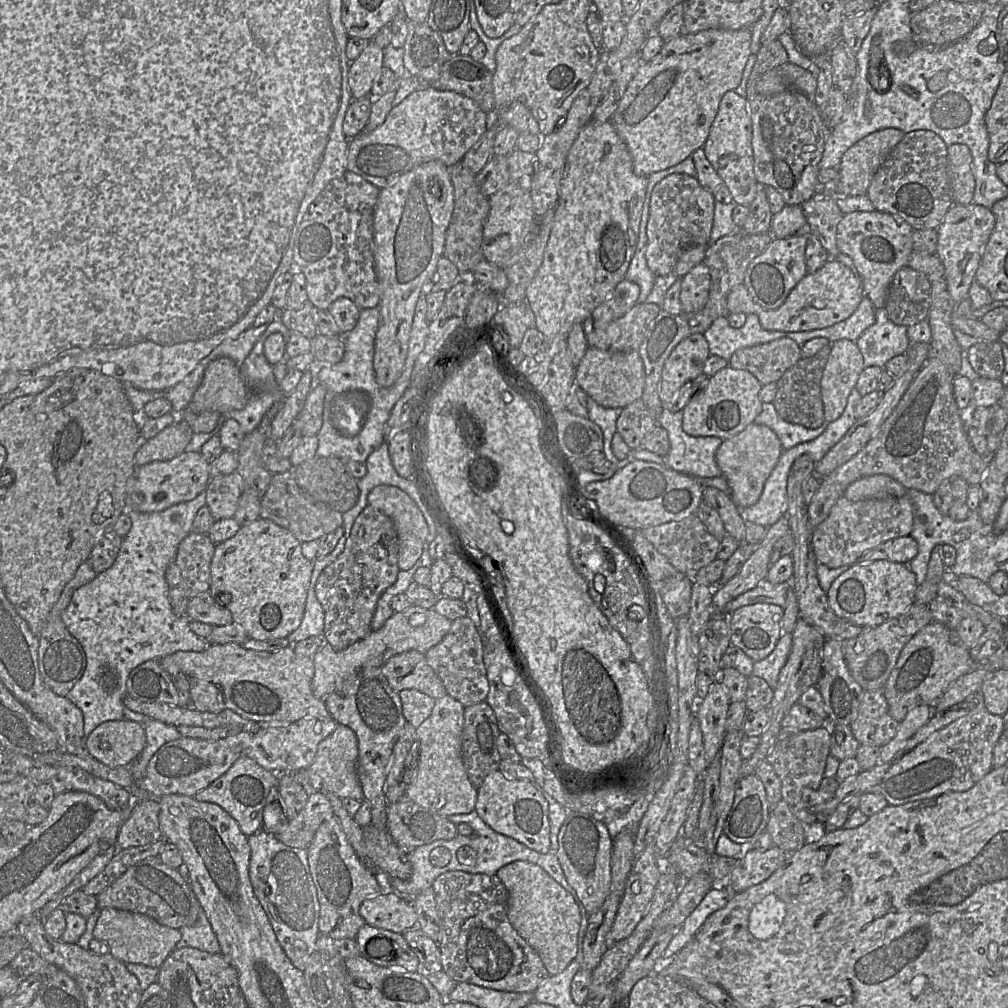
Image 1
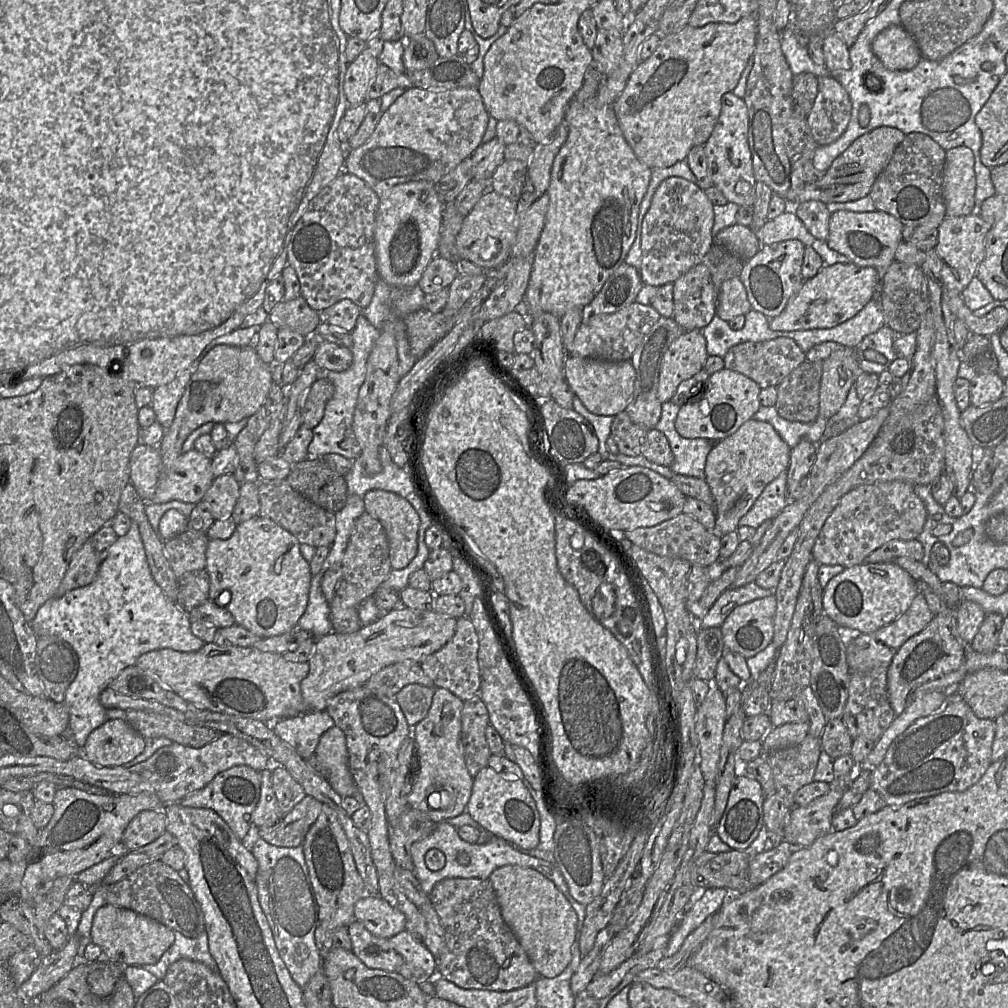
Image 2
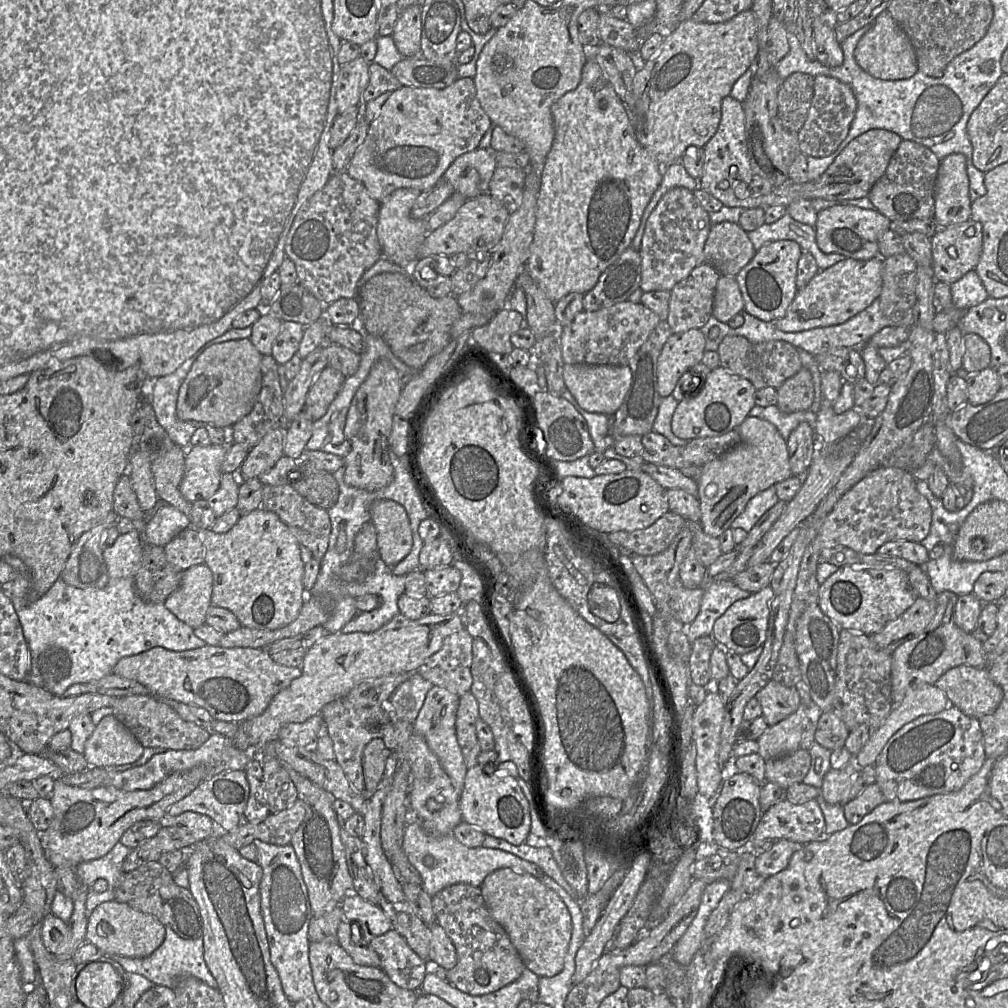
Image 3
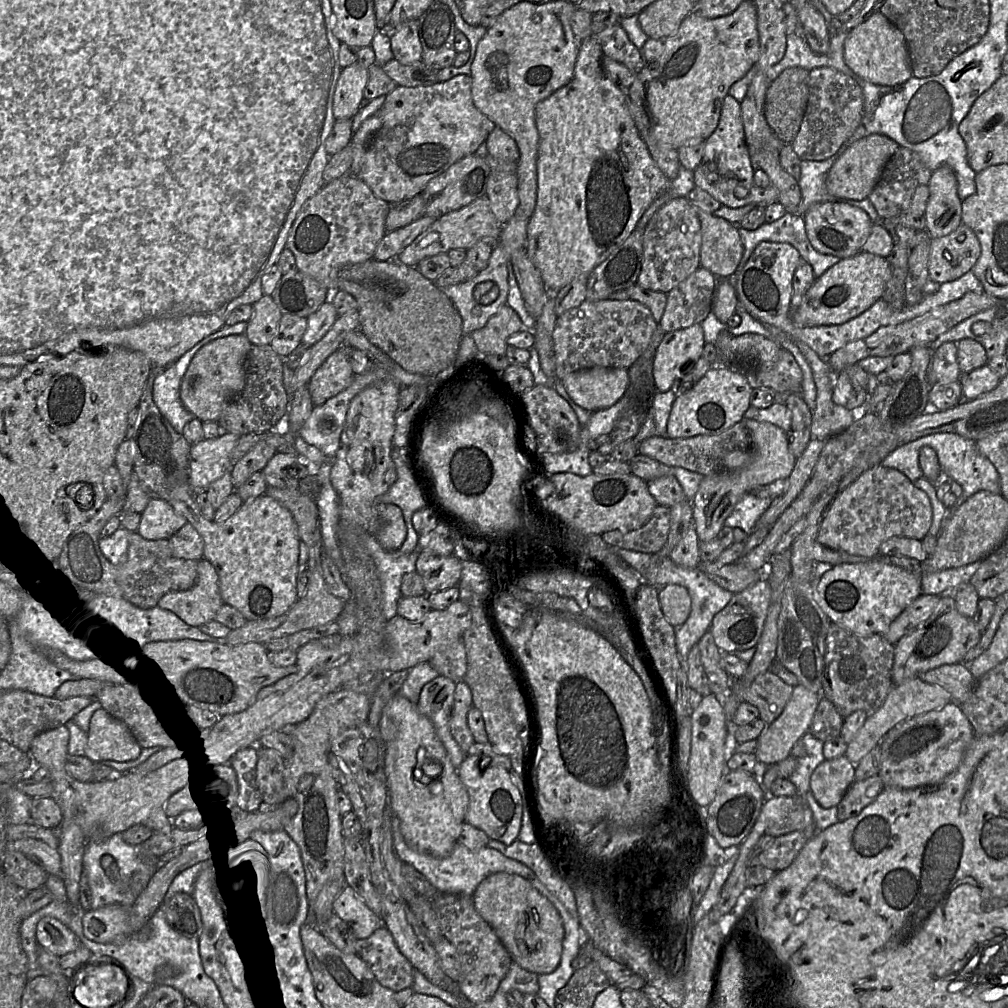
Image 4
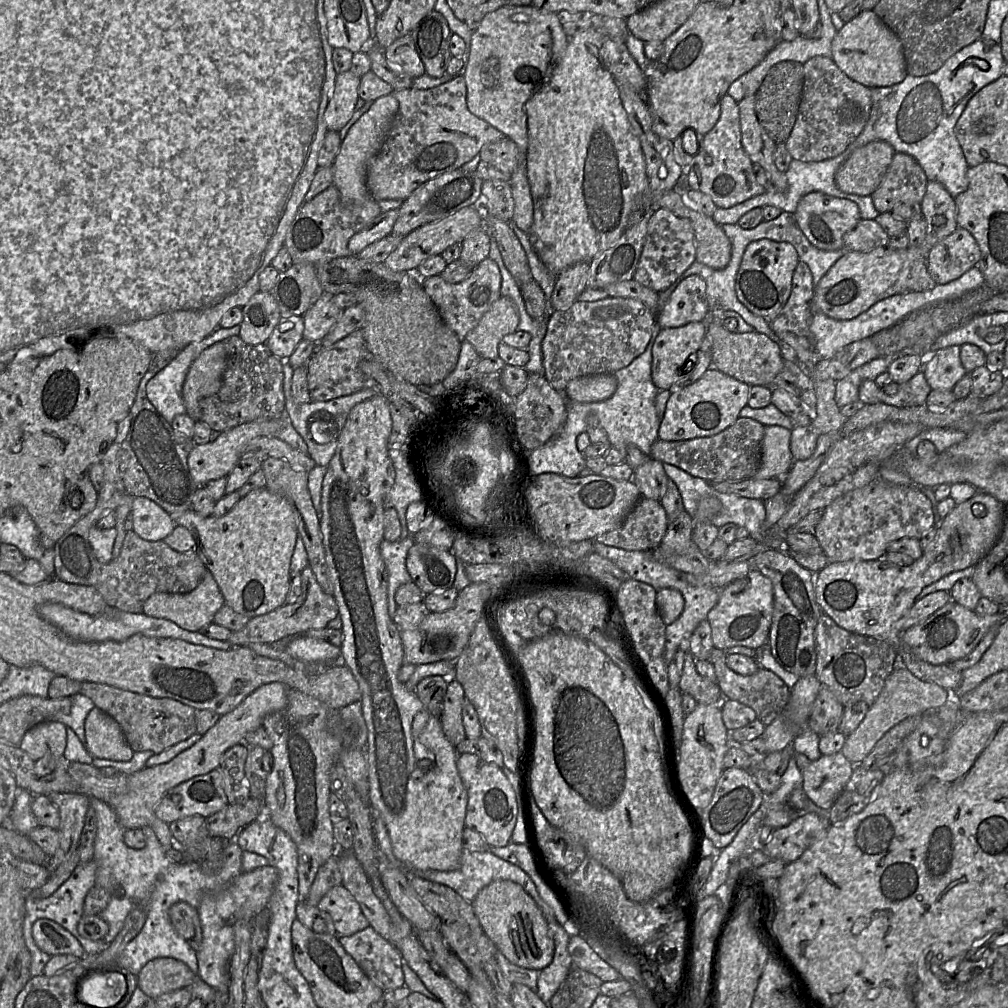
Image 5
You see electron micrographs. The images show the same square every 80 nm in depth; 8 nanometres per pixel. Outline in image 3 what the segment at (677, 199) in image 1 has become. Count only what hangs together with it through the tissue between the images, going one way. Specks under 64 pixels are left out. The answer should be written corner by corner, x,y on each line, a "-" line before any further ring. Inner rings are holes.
684,187
669,190
651,212
642,237
641,280
643,292
670,291
700,264
705,263
704,245
712,222
693,191

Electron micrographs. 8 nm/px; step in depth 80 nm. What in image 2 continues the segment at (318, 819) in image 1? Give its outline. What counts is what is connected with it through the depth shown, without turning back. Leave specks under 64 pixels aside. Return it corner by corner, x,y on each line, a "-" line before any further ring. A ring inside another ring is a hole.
306,795
295,807
272,826
253,827
250,838
259,836
269,844
280,847
301,846
304,838
318,818
323,804

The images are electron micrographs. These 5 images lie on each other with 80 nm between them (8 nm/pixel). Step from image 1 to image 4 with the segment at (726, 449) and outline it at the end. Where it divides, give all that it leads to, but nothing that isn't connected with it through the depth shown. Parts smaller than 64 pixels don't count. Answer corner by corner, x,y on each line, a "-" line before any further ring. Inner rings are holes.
746,418
745,424
752,443
748,463
739,469
722,470
704,476
692,500
694,528
700,542
709,542
717,538
720,530
725,526
725,520
744,494
751,493
775,480
787,479
793,471
796,458
789,451
787,432
766,421

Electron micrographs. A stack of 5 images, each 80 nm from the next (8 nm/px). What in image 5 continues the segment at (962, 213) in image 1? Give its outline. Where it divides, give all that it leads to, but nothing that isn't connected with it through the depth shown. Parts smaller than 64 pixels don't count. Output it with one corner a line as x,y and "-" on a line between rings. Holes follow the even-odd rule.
957,227
930,249
927,271
936,284
946,284
975,267
980,258
975,238
968,230

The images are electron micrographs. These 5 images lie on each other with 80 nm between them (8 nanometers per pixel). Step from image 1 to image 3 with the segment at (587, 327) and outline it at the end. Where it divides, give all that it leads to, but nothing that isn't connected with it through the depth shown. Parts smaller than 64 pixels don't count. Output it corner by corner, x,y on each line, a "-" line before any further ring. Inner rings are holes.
628,247
621,256
599,277
597,284
583,298
583,309
585,311
597,311
614,304
628,301
630,295
640,288
641,280
641,254
640,251

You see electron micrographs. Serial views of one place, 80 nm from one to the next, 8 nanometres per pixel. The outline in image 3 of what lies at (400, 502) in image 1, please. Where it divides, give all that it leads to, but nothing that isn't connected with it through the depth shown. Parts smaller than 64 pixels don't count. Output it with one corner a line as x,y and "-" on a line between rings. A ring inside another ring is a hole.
390,499
374,501
370,519
377,532
379,557
389,567
402,561
413,546
412,530
405,508

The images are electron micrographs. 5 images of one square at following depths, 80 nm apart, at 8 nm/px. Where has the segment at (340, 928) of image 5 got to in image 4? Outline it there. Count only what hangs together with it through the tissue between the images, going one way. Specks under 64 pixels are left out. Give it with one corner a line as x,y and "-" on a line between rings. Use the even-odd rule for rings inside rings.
348,885
334,900
333,912
350,925
356,939
368,938
375,930
384,926
382,918
371,911

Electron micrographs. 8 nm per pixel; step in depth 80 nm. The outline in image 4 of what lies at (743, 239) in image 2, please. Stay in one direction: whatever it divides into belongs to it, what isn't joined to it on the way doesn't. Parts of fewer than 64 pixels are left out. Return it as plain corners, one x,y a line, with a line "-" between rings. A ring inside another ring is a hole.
694,204
694,206
697,209
698,217
701,223
702,241
700,248
700,266
710,270
717,278
732,277
734,282
735,273
744,253
744,246
739,234
738,225
734,225
724,218
717,217
713,213
706,212
696,204

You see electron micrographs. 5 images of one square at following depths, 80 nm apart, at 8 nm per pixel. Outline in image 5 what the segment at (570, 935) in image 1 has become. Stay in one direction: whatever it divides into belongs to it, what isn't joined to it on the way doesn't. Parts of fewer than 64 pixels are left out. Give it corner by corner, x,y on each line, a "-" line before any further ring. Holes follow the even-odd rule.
496,880
471,902
483,932
511,963
540,971
553,960
555,944
548,924
534,899
519,884

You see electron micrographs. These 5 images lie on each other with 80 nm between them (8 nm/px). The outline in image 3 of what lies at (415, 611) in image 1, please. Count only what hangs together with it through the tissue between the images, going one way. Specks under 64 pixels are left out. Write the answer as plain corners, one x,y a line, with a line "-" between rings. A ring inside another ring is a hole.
462,612
448,615
430,613
417,620
399,613
374,632
330,633
306,650
301,675
279,691
263,713
238,722
236,734
229,739
241,750
255,750
264,743
272,742
278,738
284,725
304,722
320,714
326,704
345,696
363,681
417,671
427,658
442,647
448,636
464,626

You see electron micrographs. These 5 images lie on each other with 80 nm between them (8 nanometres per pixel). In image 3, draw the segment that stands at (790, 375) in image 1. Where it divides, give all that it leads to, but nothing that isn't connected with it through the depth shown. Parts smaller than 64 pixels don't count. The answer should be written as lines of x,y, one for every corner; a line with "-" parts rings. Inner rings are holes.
804,367
786,379
777,389
777,407
785,413
810,410
814,401
814,385
810,371

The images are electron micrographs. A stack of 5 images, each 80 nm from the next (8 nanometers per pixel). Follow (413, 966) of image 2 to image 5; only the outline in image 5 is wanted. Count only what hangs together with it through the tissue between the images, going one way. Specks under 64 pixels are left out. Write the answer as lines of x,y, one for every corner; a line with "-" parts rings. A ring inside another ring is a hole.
372,927
339,937
338,941
365,975
383,991
404,986
404,960
400,951

